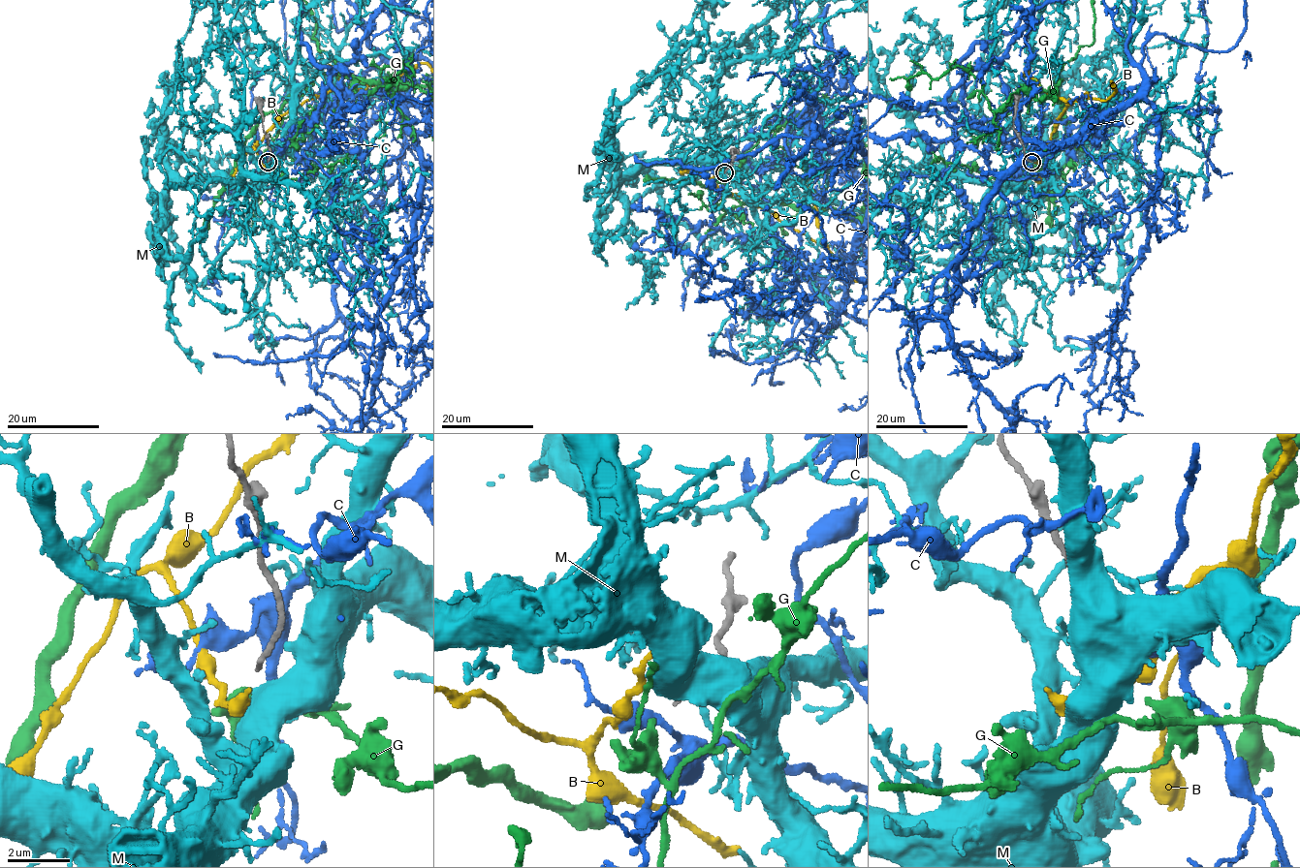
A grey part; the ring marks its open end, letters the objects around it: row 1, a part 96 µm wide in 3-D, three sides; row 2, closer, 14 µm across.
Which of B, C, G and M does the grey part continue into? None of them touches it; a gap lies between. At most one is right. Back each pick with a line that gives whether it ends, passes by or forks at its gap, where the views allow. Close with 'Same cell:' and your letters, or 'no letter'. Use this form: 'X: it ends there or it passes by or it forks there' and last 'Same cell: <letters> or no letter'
Same cell: no letter

